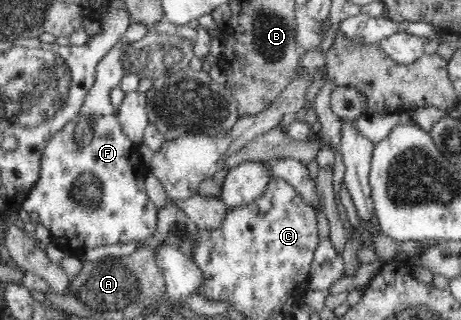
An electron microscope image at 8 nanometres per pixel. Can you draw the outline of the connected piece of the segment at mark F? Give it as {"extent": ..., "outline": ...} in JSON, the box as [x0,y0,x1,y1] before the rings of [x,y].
{"extent":[21,22,157,258],"outline":[[[131,22],[120,41],[99,61],[94,86],[86,95],[83,109],[73,128],[73,140],[69,140],[71,128],[63,128],[59,140],[57,134],[50,138],[41,158],[39,178],[21,204],[21,208],[28,213],[37,212],[40,224],[49,230],[52,242],[63,255],[82,258],[89,248],[105,244],[134,244],[157,232],[157,207],[146,193],[145,176],[133,168],[131,150],[135,144],[122,132],[110,99],[110,91],[120,86],[125,74],[121,64],[121,49],[117,49],[117,46],[121,46],[121,42],[127,38],[141,38],[142,31],[148,28],[147,25]]]}

